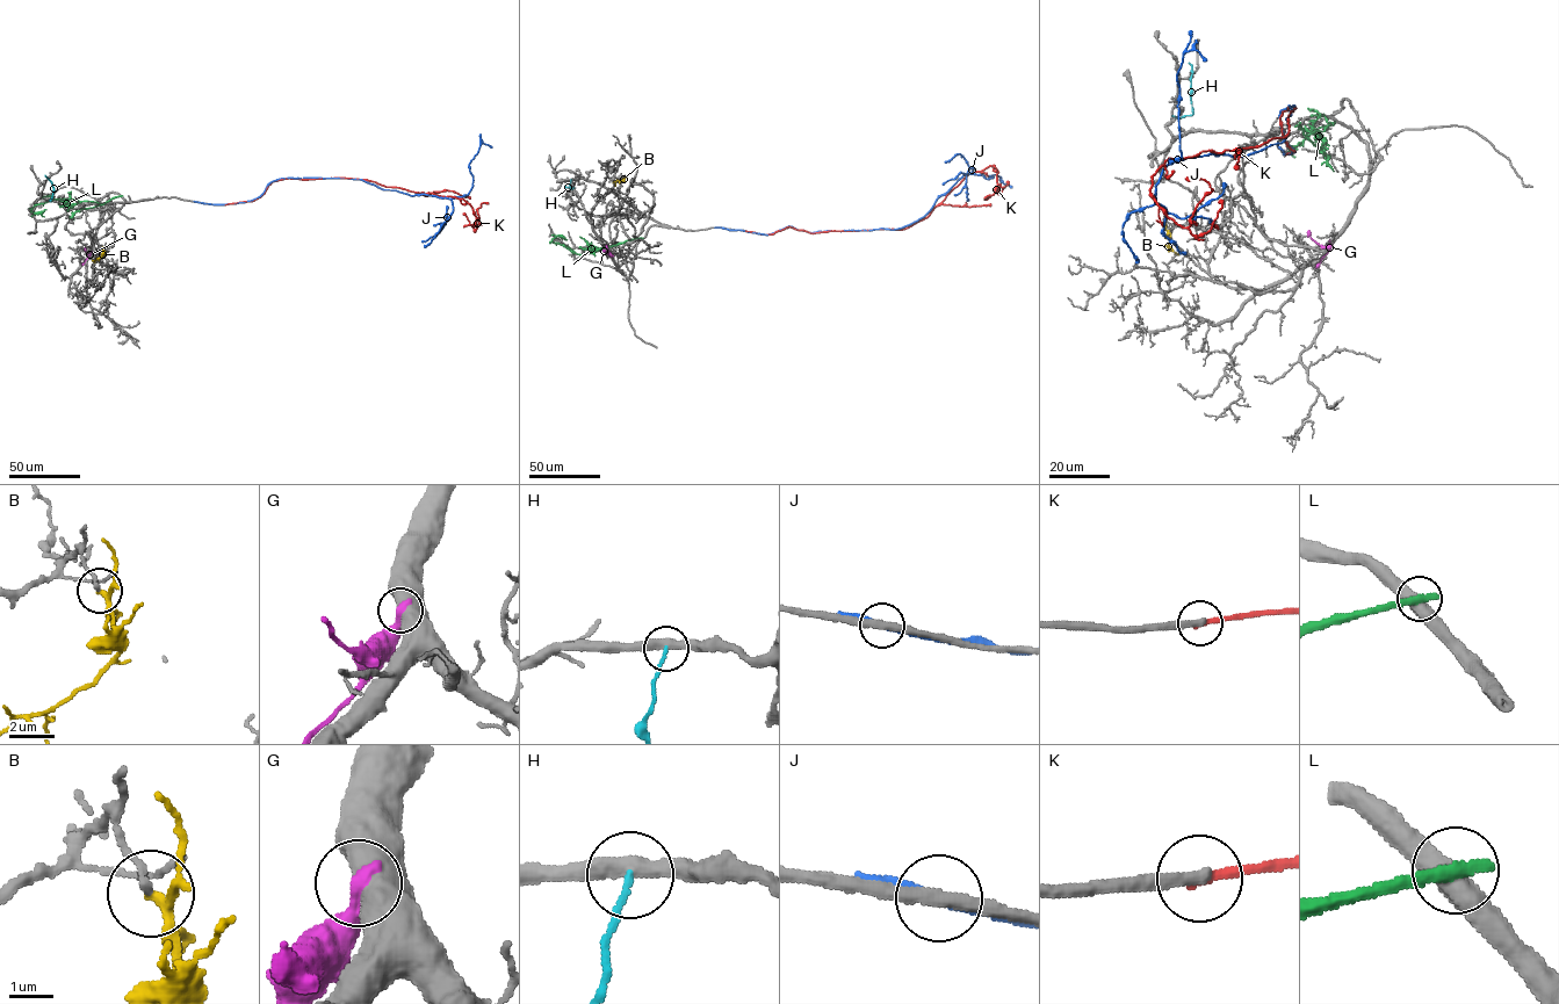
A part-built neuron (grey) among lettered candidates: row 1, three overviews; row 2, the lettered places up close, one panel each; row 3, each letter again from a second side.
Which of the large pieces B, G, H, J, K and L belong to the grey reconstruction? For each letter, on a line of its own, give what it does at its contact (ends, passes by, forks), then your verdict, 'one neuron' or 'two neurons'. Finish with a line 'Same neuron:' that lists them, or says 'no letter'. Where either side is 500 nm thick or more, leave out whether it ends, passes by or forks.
B: it passes by; two neurons
G: two neurons
H: it ends there; two neurons
J: it passes by; two neurons
K: it ends there; two neurons
L: two neurons
Same neuron: no letter

